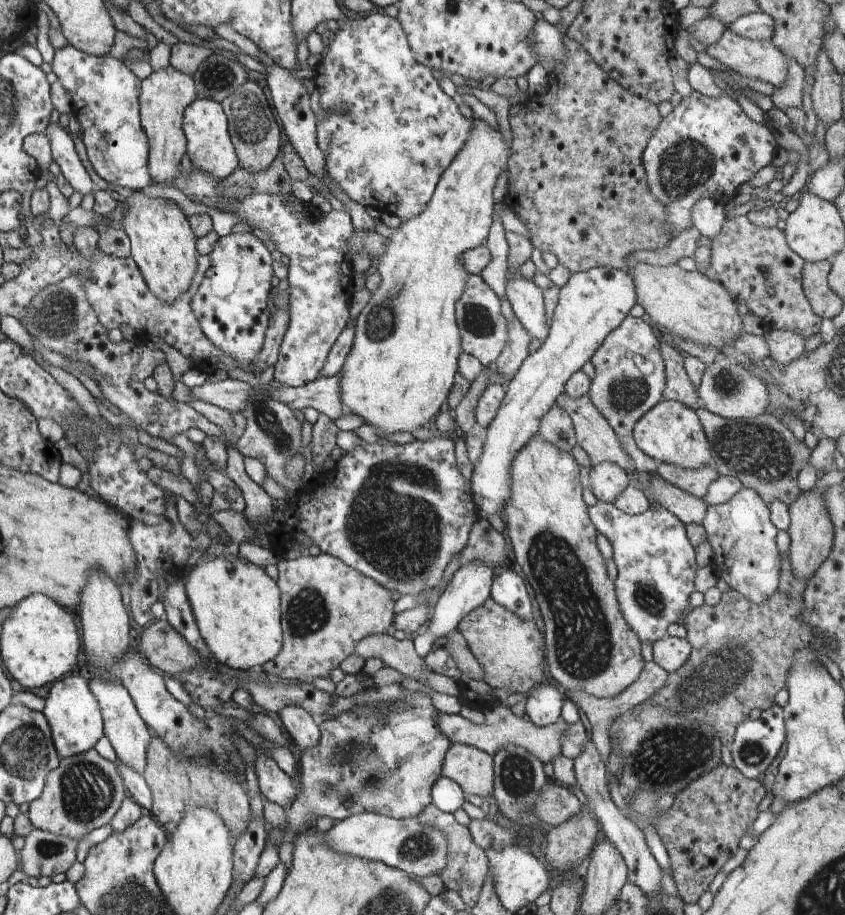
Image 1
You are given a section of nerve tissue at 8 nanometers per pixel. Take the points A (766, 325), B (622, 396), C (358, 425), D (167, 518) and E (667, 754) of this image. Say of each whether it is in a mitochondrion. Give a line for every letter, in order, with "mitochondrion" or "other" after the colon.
A: other
B: mitochondrion
C: other
D: other
E: mitochondrion

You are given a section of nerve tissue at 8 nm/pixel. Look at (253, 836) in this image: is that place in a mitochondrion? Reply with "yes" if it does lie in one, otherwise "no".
no

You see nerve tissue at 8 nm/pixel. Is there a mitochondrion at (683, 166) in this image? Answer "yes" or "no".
yes

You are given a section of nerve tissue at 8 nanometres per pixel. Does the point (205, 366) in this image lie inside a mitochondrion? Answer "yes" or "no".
no

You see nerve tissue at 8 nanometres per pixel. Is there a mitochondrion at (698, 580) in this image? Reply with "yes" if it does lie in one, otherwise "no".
no

